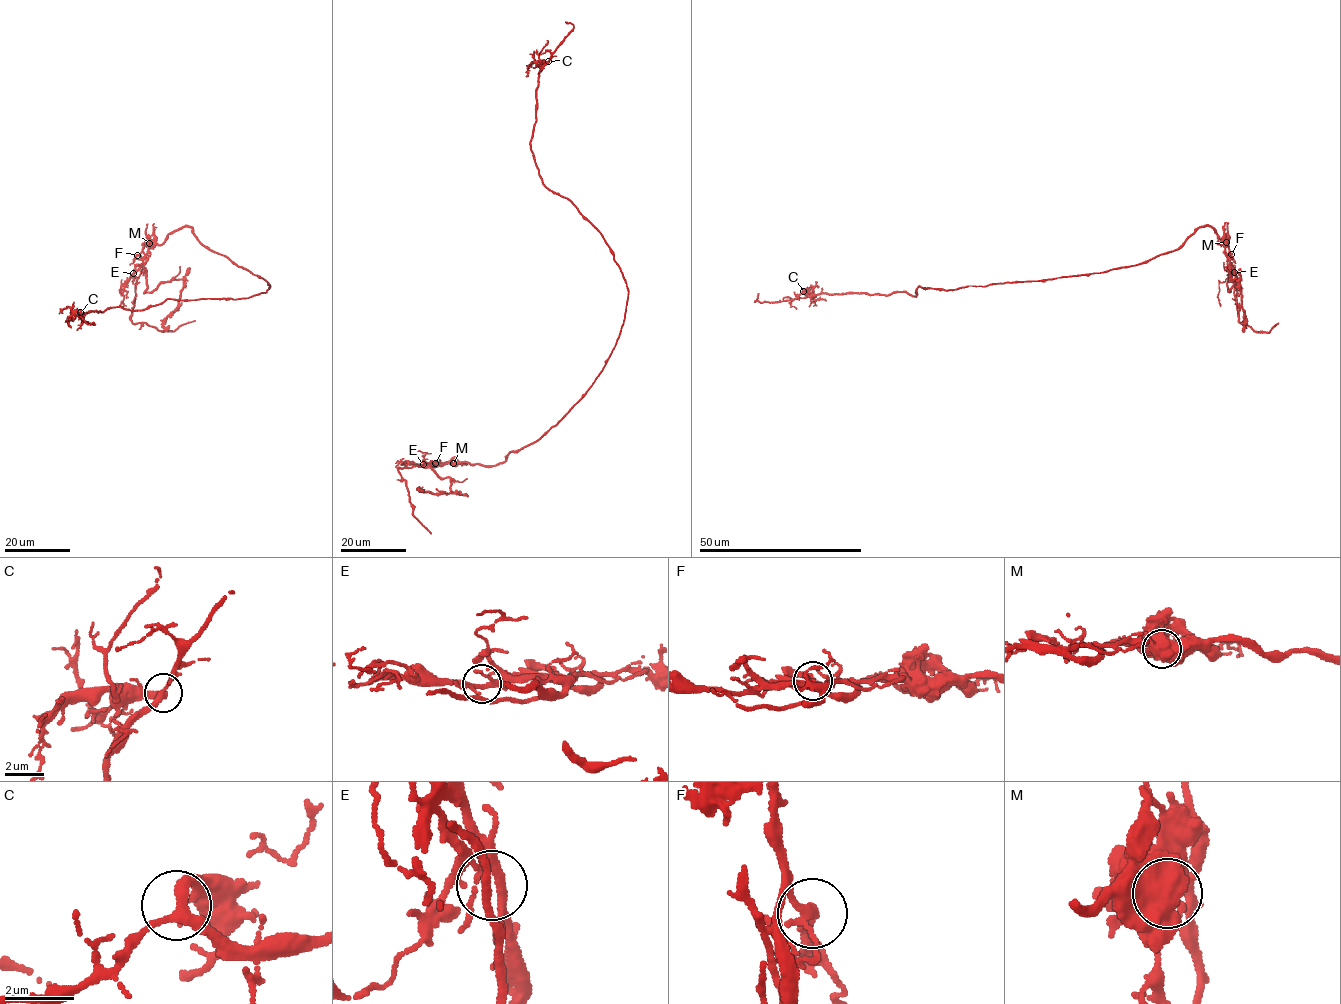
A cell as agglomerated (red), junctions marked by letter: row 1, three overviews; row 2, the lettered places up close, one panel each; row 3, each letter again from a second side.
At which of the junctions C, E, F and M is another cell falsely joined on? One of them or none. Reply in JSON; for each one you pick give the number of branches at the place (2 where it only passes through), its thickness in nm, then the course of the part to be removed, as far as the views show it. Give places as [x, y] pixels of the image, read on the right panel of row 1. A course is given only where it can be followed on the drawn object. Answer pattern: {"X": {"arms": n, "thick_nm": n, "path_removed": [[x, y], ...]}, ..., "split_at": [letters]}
{"M": {"arms": 2, "thick_nm": 750, "path_removed": [[1226, 242], [1225, 253], [1235, 273], [1234, 297], [1240, 322], [1254, 331], [1263, 332], [1269, 332], [1278, 323]]}, "split_at": ["M"]}

